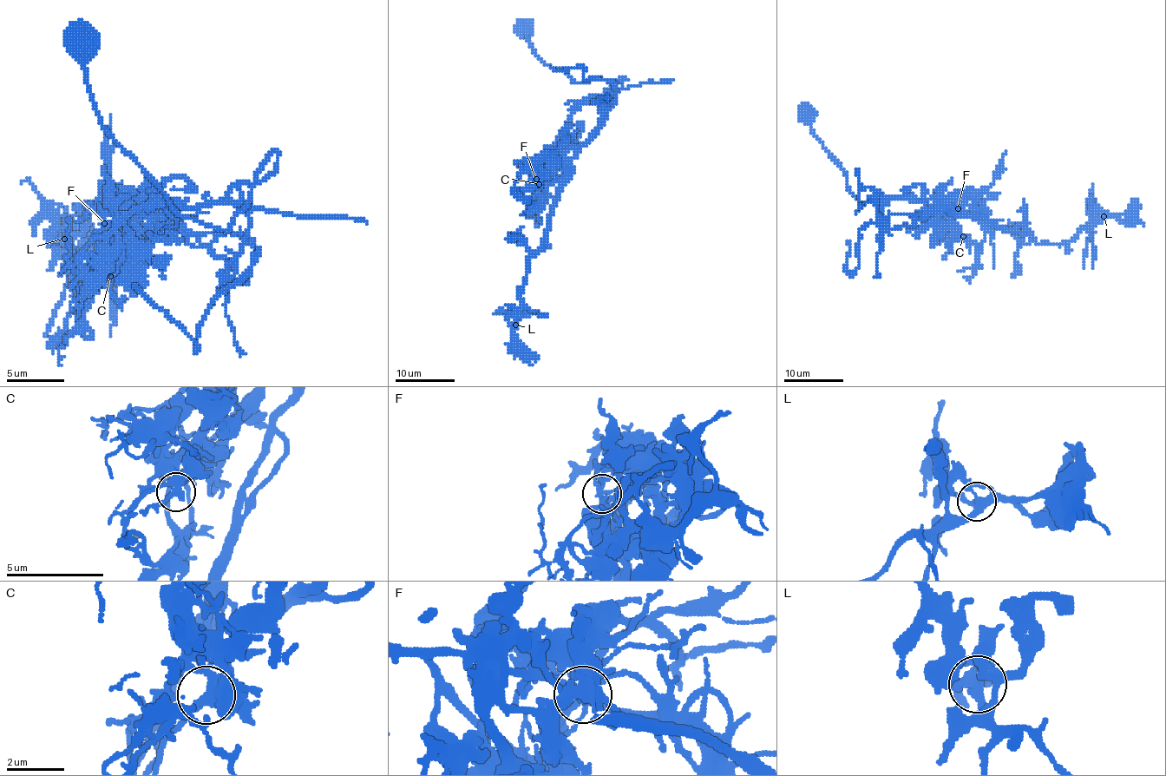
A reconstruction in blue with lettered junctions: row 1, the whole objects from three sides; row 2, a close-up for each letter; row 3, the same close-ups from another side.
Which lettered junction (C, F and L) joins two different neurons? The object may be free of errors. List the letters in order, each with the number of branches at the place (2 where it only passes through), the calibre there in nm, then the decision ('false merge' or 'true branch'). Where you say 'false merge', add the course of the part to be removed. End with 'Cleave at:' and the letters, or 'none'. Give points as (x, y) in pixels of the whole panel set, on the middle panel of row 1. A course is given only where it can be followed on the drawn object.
C: 4 | 320 nm | true branch
F: 7 | 280 nm | false merge | (536, 178), (555, 161), (571, 114), (608, 95), (596, 132), (569, 161), (542, 246), (530, 252), (509, 233)
L: 6 | 300 nm | true branch
Cleave at: F

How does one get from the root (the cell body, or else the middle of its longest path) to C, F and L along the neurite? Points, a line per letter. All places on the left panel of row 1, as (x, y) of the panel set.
C: (84, 40), (101, 128), (182, 215), (225, 230), (258, 184), (194, 207), (136, 207), (108, 233), (110, 276)
F: (84, 40), (101, 128), (182, 215), (225, 230), (258, 184), (194, 207), (147, 204), (105, 224)
L: (84, 40), (101, 128), (182, 215), (225, 230), (258, 184), (147, 204), (162, 221), (90, 293), (64, 239)

